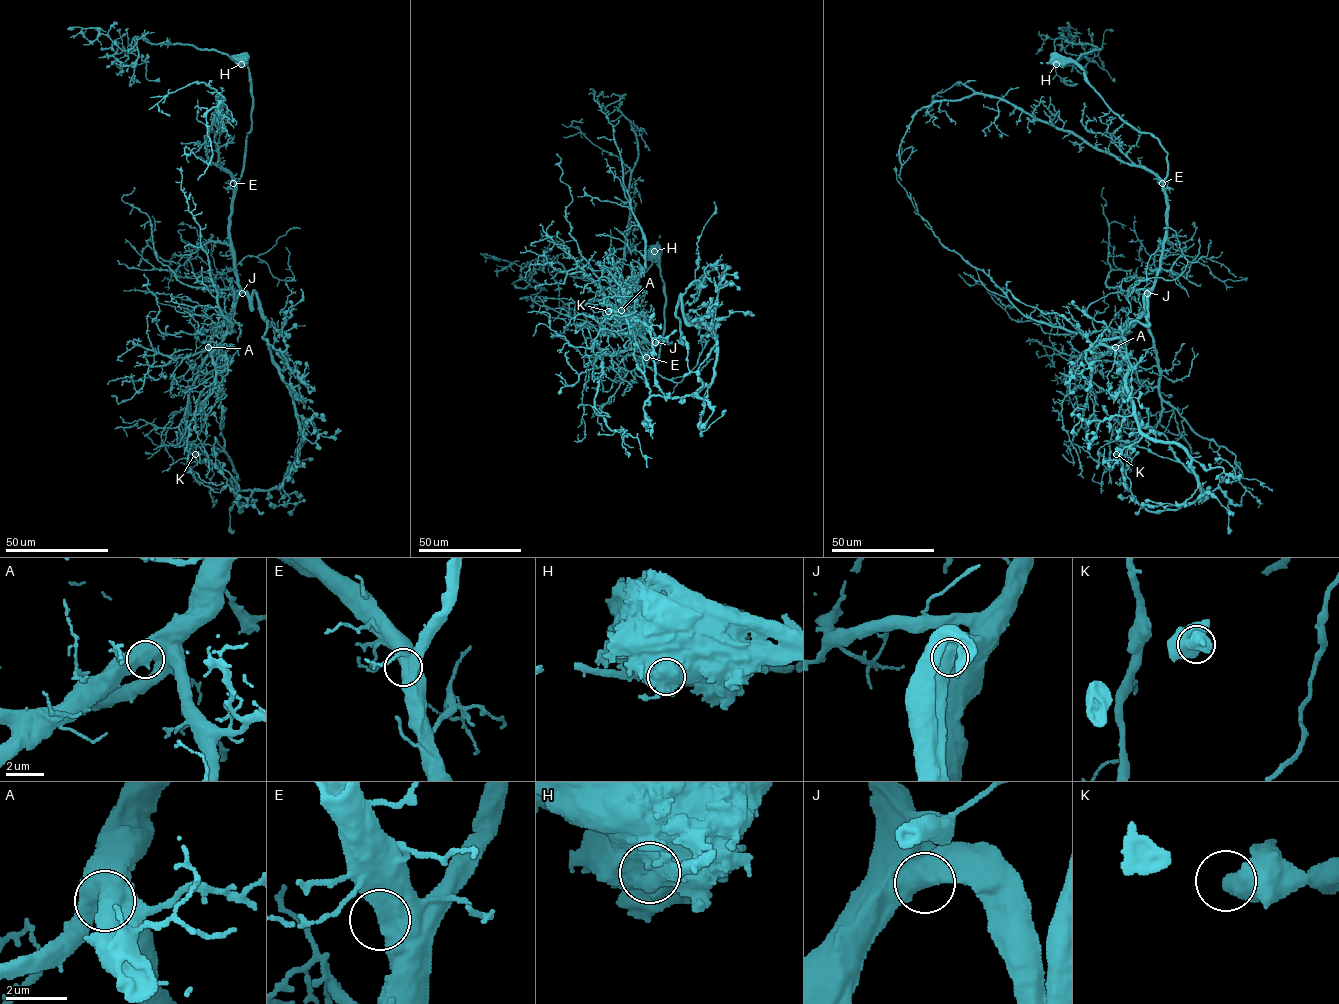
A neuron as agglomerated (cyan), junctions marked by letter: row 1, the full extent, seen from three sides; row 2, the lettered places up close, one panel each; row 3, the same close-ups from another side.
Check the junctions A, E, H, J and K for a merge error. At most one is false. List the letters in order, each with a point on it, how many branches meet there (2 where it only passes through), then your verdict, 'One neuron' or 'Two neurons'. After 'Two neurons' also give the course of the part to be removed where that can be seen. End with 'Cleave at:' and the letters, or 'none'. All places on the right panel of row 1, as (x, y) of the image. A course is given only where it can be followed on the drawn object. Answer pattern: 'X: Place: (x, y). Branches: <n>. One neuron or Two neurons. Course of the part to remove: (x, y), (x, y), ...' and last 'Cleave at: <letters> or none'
A: Place: (1115, 347). Branches: 1. One neuron
E: Place: (1162, 183). Branches: 1. One neuron
H: Place: (1056, 64). Branches: 1. Two neurons. Course of the part to remove: (1056, 63), (1073, 62), (1100, 49), (1057, 38), (1055, 61), (1083, 67), (1101, 48), (1104, 32), (1113, 31)
J: Place: (1147, 293). Branches: 1. One neuron
K: Place: (1116, 454). Branches: 1. One neuron
Cleave at: H

